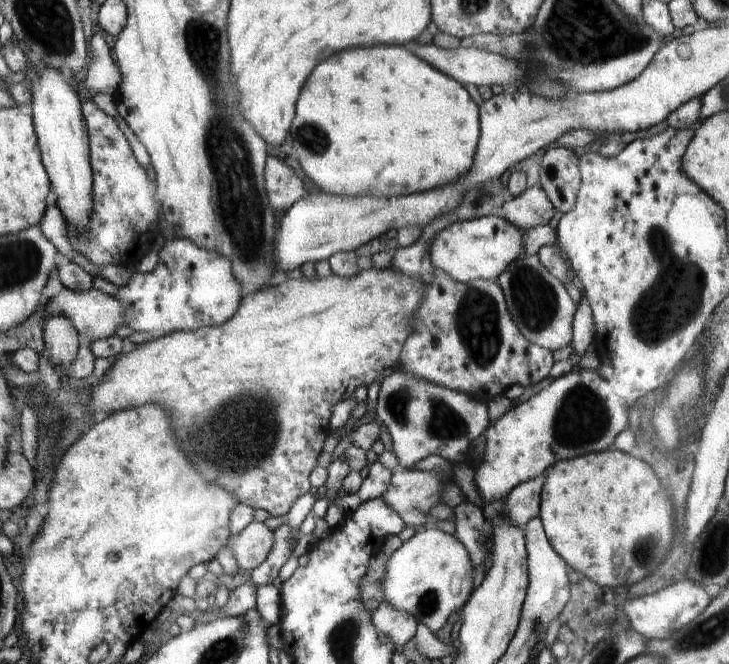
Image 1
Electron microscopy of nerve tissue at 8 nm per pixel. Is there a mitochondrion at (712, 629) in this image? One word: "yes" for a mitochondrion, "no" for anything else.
yes

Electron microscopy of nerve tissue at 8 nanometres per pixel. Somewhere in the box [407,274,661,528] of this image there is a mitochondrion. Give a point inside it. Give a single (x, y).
(478, 322)

